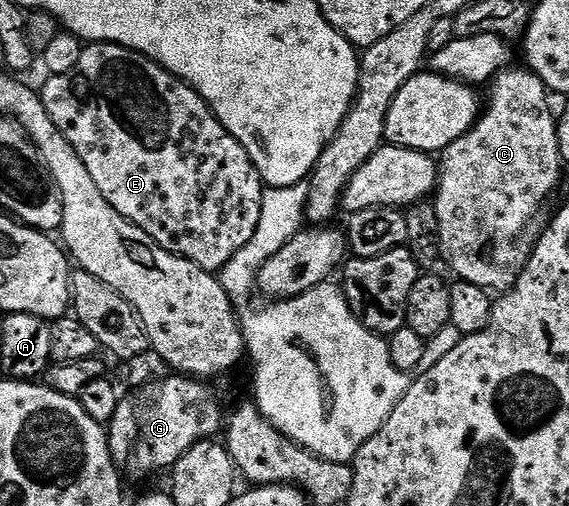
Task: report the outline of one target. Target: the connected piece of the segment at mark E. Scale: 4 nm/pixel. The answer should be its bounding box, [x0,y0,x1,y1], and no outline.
[41,43,265,274]

